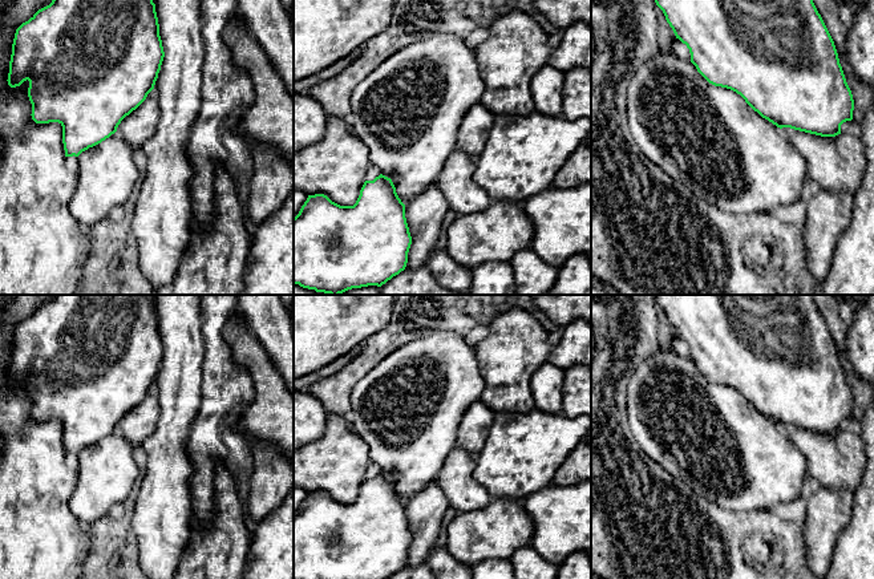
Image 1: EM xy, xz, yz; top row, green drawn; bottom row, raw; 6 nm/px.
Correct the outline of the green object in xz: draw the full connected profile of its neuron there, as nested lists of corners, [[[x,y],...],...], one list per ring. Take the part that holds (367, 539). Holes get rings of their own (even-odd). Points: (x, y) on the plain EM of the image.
[[[383,471],[364,479],[353,503],[340,503],[324,491],[308,493],[294,515],[294,579],[388,579],[405,567],[410,542],[405,502]]]

